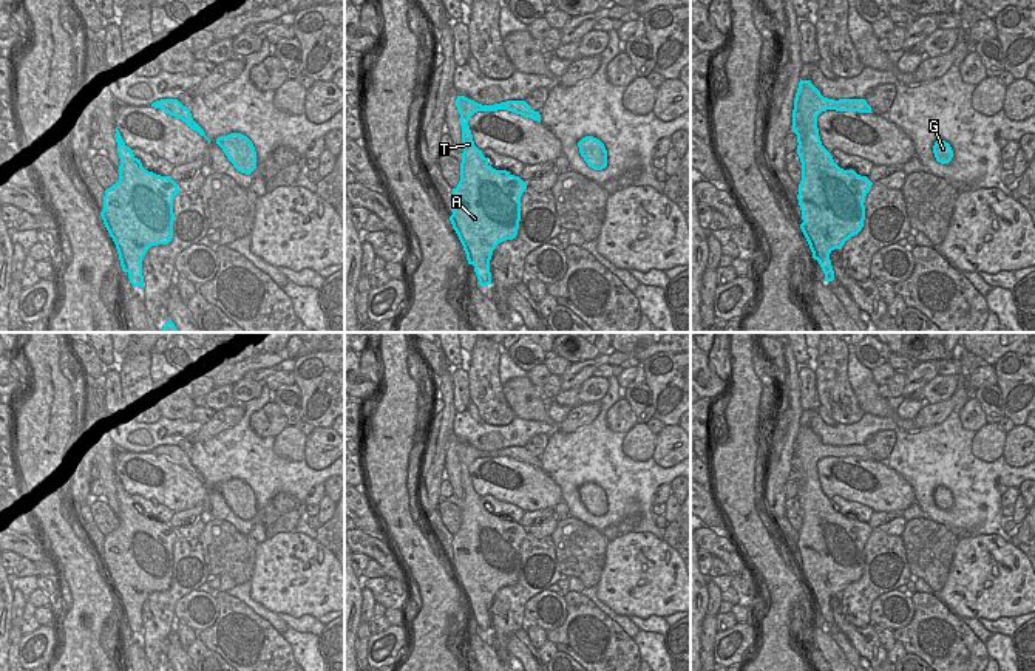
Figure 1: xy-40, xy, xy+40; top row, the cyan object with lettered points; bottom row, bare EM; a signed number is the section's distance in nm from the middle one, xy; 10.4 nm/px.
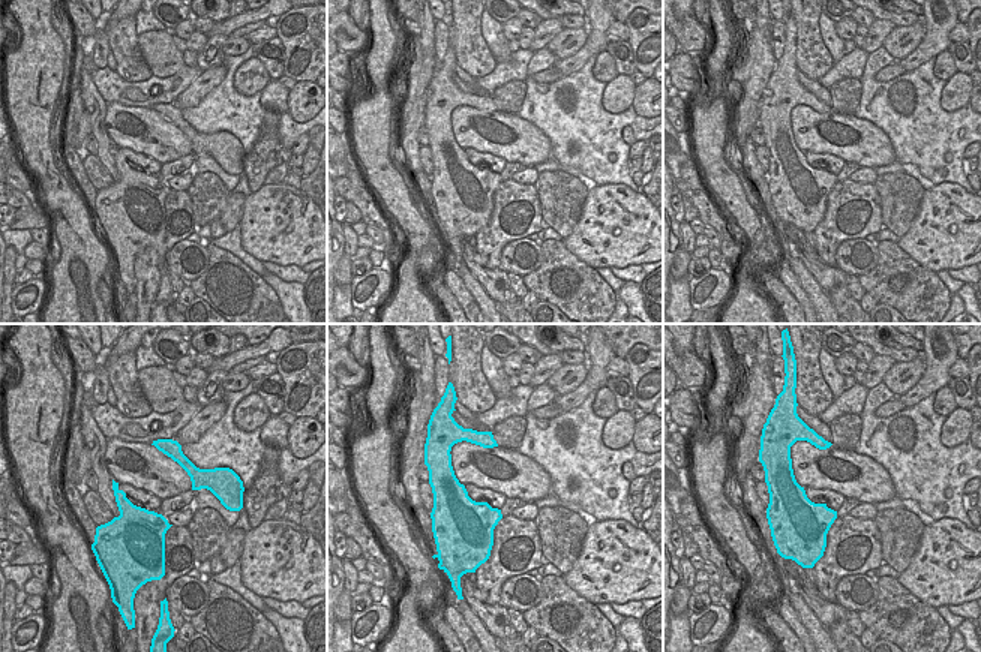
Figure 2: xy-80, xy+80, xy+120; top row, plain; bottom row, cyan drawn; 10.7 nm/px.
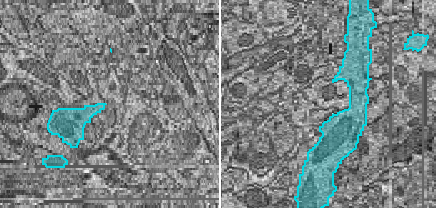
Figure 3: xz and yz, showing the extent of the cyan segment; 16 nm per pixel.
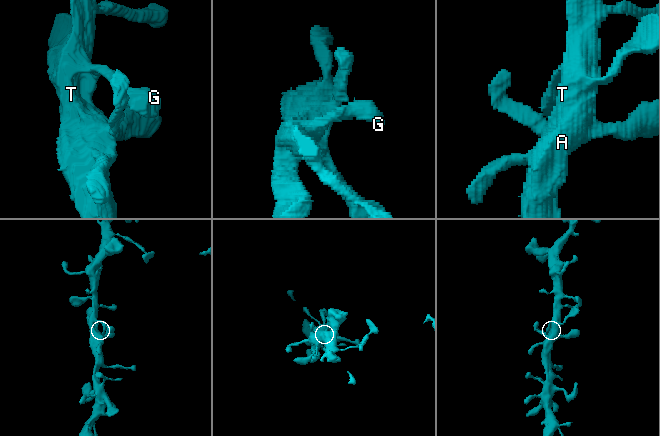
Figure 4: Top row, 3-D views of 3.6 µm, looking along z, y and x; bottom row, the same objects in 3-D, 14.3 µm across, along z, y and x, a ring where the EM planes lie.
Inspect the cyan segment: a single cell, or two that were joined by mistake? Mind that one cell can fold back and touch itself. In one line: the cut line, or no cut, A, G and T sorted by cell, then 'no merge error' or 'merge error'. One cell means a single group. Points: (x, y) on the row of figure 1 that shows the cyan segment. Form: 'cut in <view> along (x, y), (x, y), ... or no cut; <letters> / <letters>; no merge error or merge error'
no cut; A G T; no merge error

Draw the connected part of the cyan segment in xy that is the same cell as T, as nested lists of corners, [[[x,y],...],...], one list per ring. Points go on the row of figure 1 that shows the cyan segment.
[[[457,96],[463,153],[460,181],[453,189],[453,215],[450,221],[456,230],[468,264],[474,266],[480,286],[491,284],[490,260],[496,246],[518,235],[521,221],[521,196],[527,189],[519,176],[507,170],[496,170],[488,158],[474,145],[468,125],[477,111],[507,110],[541,122],[539,111],[525,100],[507,100],[482,105],[465,96]]]

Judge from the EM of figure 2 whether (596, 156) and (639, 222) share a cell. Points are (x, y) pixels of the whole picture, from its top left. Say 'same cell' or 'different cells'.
different cells

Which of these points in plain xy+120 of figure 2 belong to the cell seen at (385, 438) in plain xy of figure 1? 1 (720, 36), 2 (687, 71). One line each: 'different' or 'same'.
1: same
2: different

